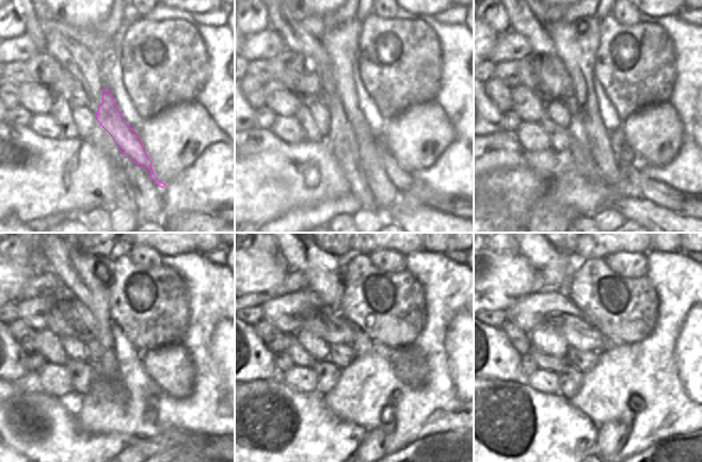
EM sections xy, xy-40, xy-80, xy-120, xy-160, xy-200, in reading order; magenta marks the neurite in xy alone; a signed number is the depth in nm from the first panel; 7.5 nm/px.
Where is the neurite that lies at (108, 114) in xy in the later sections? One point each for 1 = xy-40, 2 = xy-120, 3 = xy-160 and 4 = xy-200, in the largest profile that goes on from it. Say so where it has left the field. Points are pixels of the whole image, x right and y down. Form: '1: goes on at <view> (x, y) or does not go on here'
1: goes on at xy-40 (402, 180)
2: goes on at xy-120 (212, 447)
3: goes on at xy-160 (387, 426)
4: goes on at xy-200 (628, 424)

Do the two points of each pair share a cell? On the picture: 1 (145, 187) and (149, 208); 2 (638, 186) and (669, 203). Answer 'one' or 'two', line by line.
1: one
2: one

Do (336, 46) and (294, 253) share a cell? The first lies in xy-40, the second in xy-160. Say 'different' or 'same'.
same

